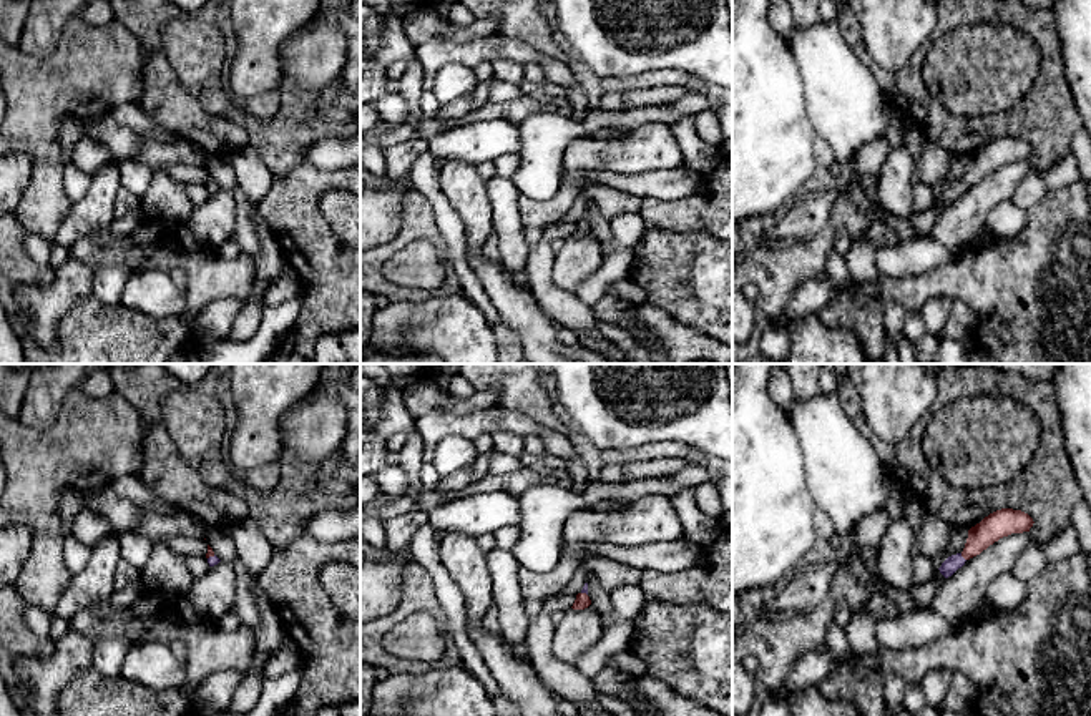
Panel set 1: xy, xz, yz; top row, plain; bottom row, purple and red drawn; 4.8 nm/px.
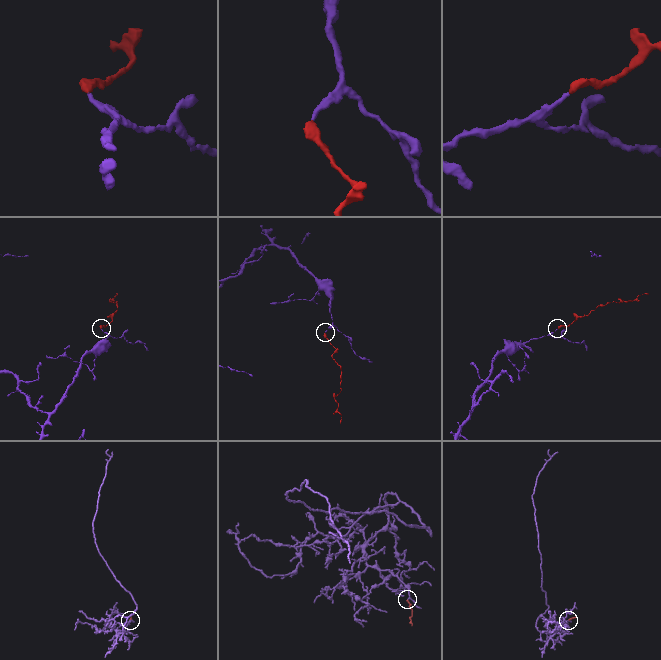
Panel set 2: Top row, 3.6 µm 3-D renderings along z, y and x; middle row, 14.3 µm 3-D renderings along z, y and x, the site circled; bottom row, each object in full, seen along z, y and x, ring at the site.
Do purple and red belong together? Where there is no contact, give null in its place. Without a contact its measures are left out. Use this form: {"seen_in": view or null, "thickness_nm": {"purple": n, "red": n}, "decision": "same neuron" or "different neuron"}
{"seen_in": "yz", "thickness_nm": {"purple": 80, "red": 130}, "decision": "same neuron"}

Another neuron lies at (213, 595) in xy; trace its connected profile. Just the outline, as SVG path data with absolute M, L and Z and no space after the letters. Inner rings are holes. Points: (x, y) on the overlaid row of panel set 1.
M219 562L194 578L186 598L194 611L206 620L219 621L236 608L236 573L231 563Z

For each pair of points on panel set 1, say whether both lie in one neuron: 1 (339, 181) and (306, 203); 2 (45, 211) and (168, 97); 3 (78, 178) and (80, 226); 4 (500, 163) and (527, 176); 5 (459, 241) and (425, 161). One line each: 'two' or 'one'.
1: one
2: two
3: two
4: two
5: one

